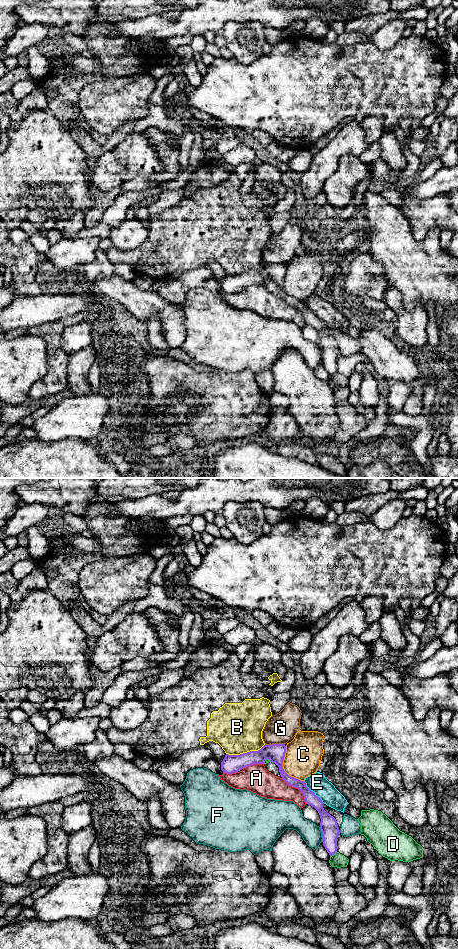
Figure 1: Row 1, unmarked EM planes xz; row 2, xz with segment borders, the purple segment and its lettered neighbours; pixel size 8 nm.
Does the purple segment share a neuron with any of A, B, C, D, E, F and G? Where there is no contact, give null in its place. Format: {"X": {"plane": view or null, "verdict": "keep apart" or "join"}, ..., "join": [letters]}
{"A": {"plane": "xz", "verdict": "keep apart"}, "B": {"plane": "xz", "verdict": "keep apart"}, "C": {"plane": "xz", "verdict": "keep apart"}, "D": {"plane": "xz", "verdict": "keep apart"}, "E": {"plane": "xz", "verdict": "keep apart"}, "F": {"plane": "xz", "verdict": "keep apart"}, "G": {"plane": "xz", "verdict": "keep apart"}, "join": []}

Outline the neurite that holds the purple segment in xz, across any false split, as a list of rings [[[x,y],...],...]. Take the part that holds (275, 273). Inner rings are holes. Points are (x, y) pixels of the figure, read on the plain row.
[[[285,264],[264,265],[258,271],[250,271],[240,275],[226,274],[221,282],[223,293],[232,294],[240,289],[254,284],[264,284],[266,279],[275,283],[279,287],[282,299],[290,306],[298,308],[305,319],[306,324],[314,327],[320,335],[320,350],[322,352],[323,366],[330,377],[337,372],[337,358],[340,353],[336,339],[327,333],[323,328],[322,320],[311,311],[304,301],[289,296],[283,289],[283,280],[286,273]]]

